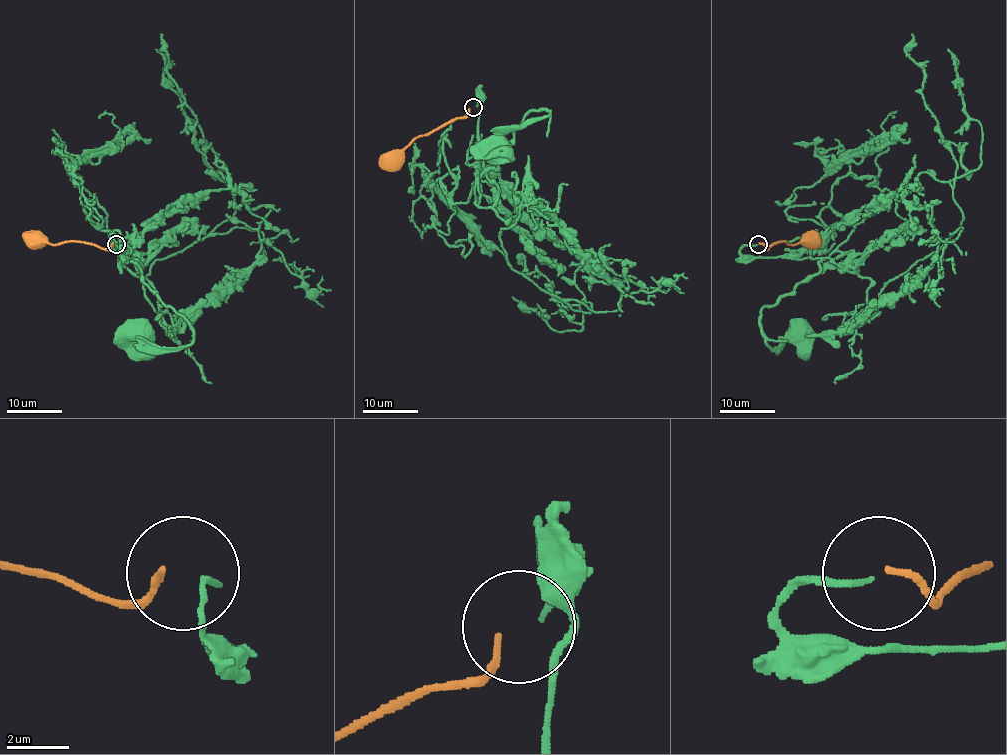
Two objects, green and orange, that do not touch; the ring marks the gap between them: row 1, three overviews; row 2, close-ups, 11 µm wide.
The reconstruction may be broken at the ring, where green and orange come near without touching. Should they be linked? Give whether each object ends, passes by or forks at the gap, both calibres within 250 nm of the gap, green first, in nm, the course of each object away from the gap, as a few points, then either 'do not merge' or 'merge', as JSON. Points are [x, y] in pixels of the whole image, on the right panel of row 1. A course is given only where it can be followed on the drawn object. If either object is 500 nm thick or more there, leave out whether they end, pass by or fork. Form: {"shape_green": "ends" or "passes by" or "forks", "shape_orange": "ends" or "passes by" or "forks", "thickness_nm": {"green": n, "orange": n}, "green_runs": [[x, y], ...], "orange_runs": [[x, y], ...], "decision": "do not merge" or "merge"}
{"shape_green": "ends", "shape_orange": "ends", "thickness_nm": {"green": 180, "orange": 200}, "green_runs": [[757, 245], [740, 252], [790, 257], [806, 241], [817, 259], [816, 274], [762, 308], [770, 347], [799, 329]], "orange_runs": [[759, 243], [768, 249], [780, 241], [792, 245], [813, 242], [819, 236]], "decision": "do not merge"}

